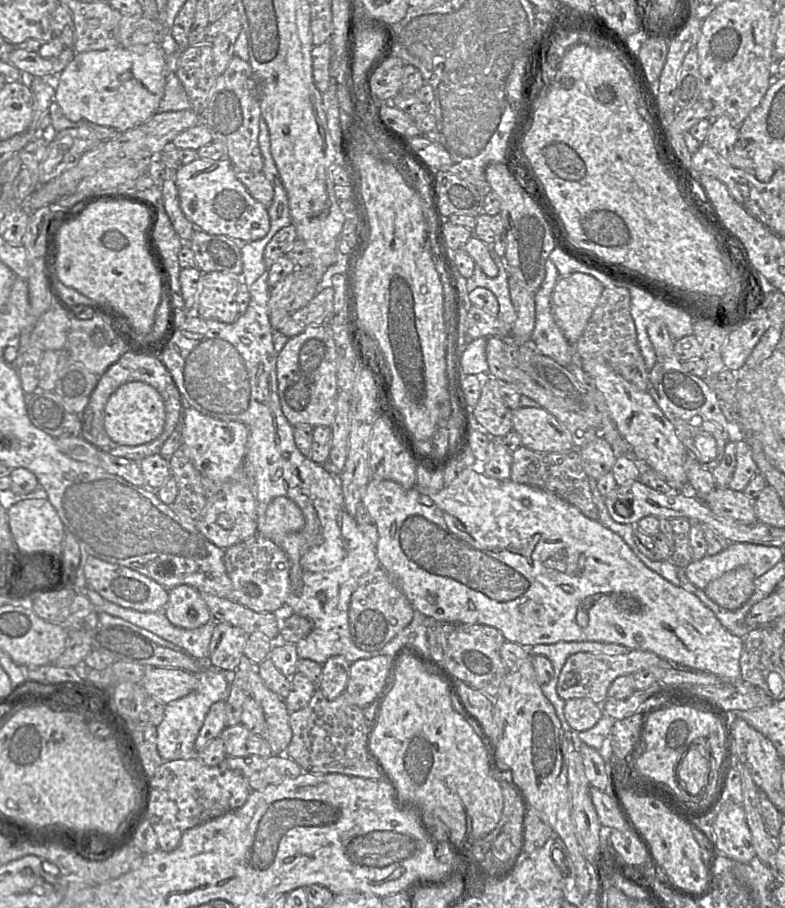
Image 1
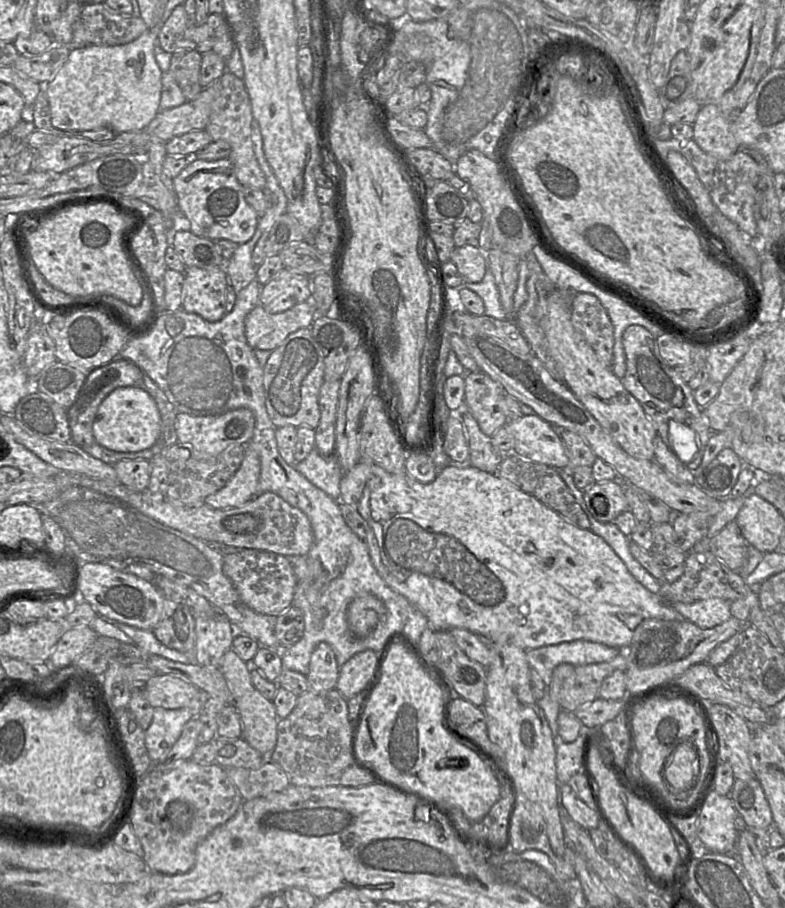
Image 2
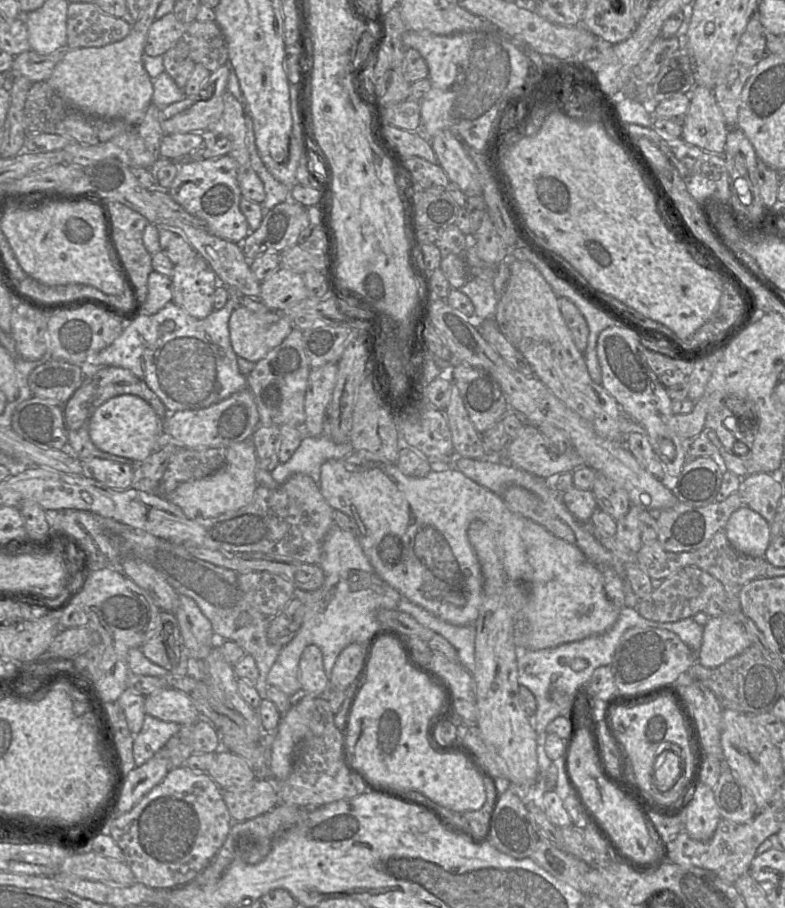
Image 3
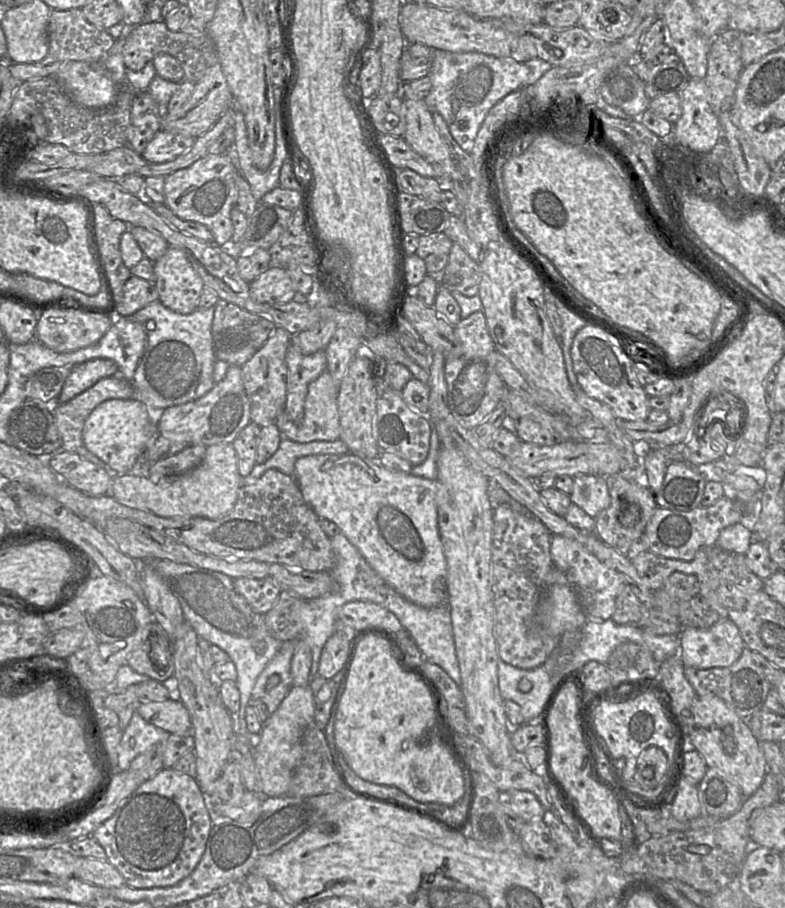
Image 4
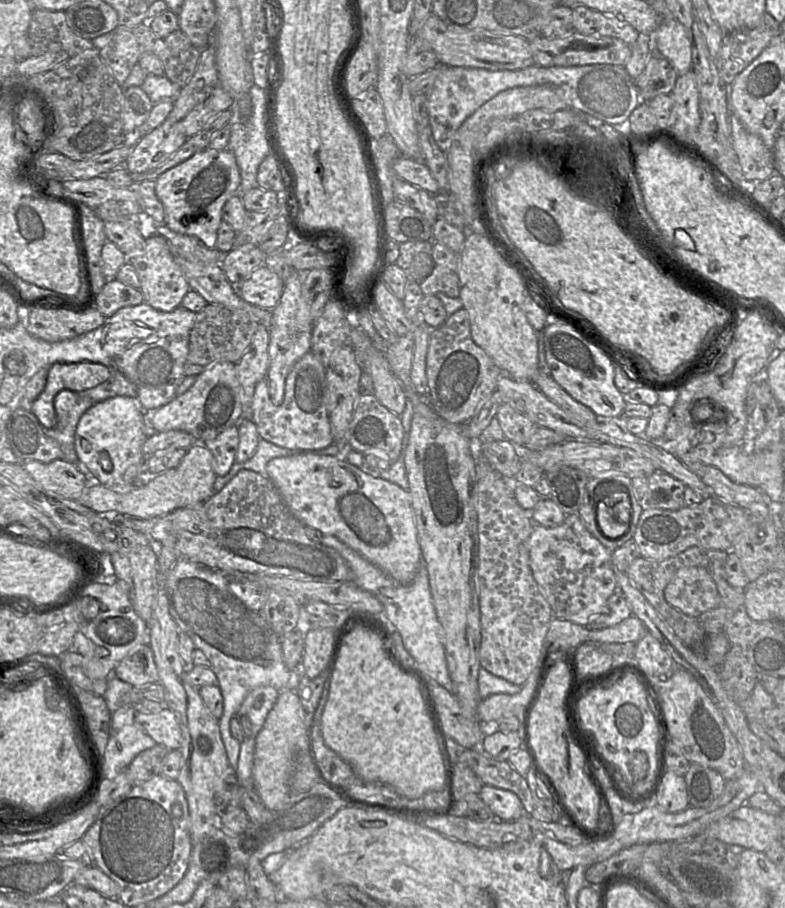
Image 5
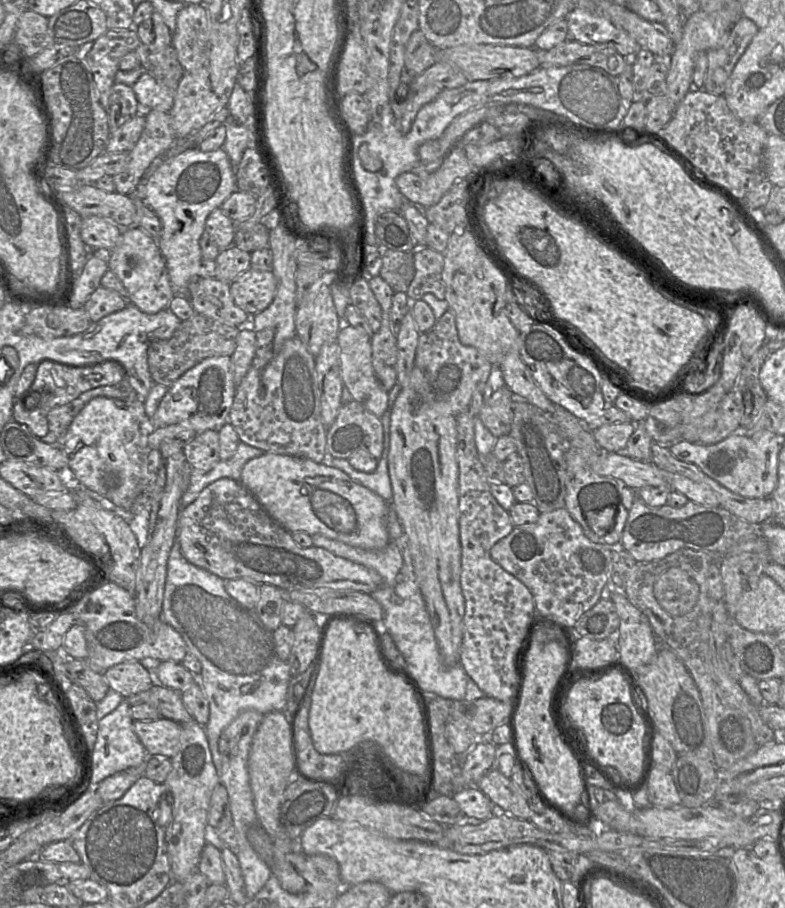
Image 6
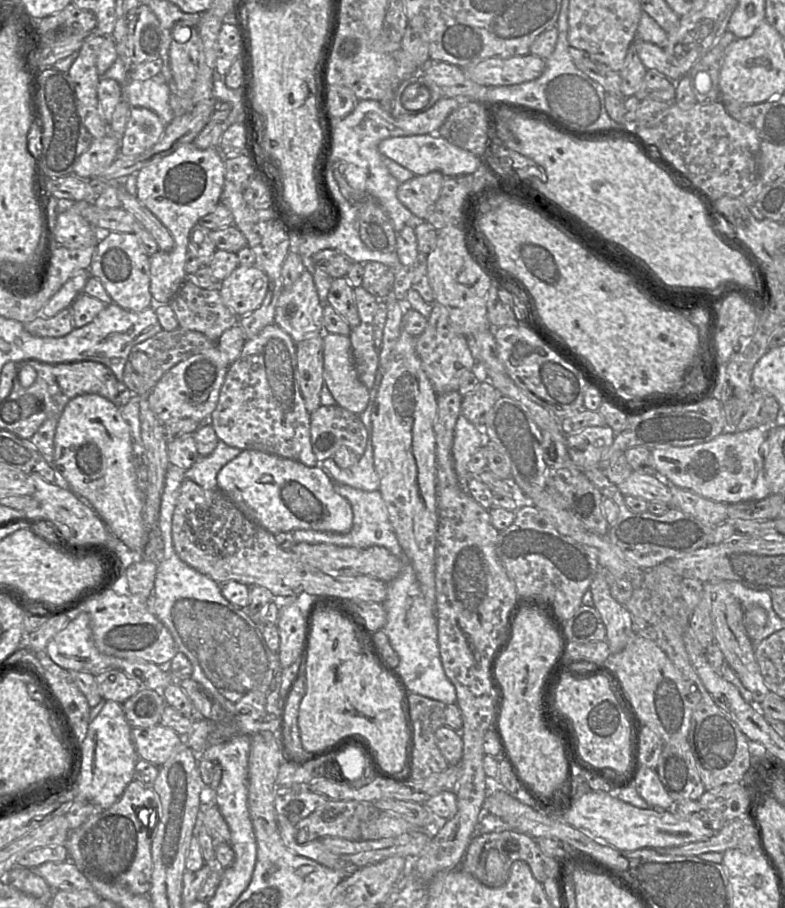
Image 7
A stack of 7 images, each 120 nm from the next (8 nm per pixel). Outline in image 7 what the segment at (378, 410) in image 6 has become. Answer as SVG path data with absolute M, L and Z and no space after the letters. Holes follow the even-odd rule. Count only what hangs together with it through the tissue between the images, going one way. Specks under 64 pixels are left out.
M323 334L324 385L335 403L360 414L370 403L370 390L359 380L349 335Z

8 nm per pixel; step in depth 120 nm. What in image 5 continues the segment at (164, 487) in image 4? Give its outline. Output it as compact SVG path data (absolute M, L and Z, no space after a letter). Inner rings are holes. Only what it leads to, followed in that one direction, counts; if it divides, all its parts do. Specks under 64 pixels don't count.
M196 443L187 450L177 467L157 475L144 486L129 488L125 492L116 492L96 481L89 481L77 500L100 514L122 514L133 518L151 519L205 502L215 494L216 478L211 451L202 443Z

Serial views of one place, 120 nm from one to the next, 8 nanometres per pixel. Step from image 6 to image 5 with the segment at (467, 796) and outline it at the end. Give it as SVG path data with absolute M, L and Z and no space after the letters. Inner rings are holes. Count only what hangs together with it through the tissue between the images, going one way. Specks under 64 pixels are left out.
M484 785L478 795L498 820L517 820L527 815L520 799L511 791Z

